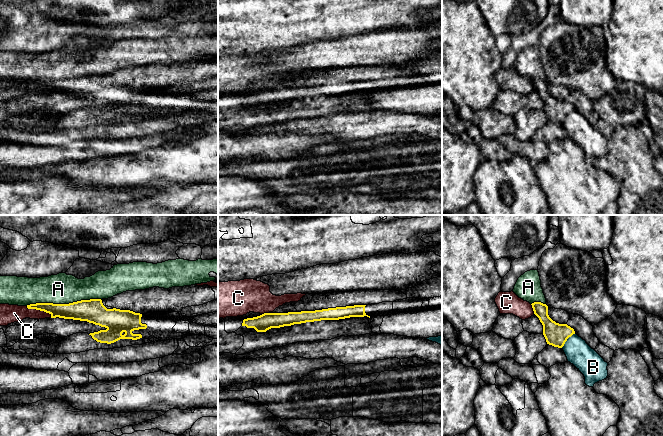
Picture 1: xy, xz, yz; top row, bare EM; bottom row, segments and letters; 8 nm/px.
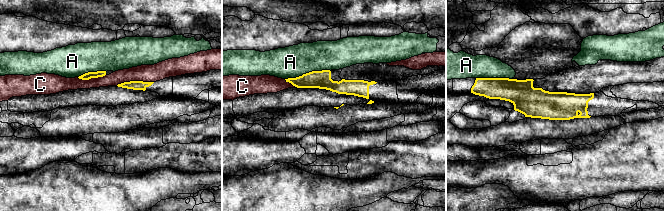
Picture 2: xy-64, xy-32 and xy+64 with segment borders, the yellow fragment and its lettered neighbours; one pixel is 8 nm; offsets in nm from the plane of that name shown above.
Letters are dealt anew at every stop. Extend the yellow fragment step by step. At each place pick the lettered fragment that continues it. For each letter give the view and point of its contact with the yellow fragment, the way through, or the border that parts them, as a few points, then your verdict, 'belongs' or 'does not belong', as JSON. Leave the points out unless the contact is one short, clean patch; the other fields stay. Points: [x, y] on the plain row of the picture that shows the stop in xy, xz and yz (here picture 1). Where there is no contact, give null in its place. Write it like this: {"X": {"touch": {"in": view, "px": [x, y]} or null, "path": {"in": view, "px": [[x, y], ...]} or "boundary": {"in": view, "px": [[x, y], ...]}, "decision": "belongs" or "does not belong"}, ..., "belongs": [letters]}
{"A": {"touch": {"in": "xy", "px": [63, 80]}, "decision": "does not belong"}, "B": {"touch": {"in": "yz", "px": [566, 116]}, "decision": "does not belong"}, "C": {"touch": {"in": "xy", "px": [39, 85]}, "decision": "does not belong"}, "belongs": []}

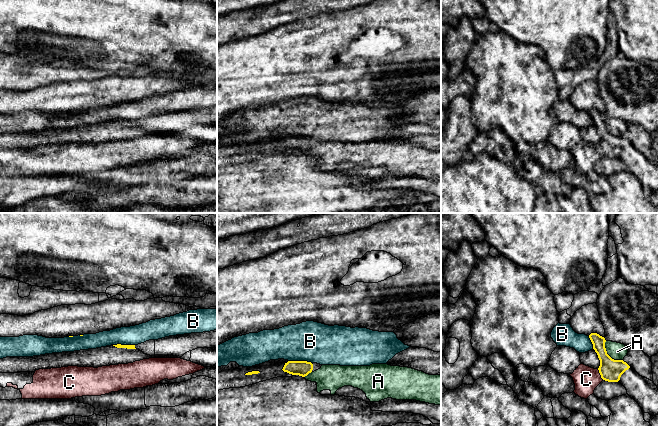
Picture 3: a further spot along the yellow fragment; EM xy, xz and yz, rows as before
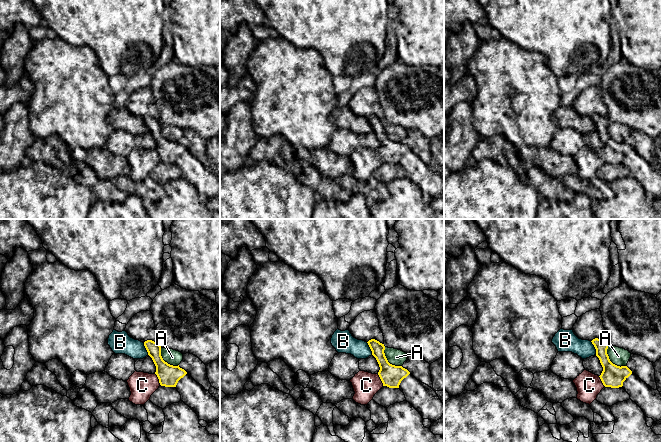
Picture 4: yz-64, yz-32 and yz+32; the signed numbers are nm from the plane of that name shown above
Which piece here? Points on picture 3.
{"A": {"touch": {"in": "yz", "px": [608, 131]}, "decision": "does not belong"}, "B": {"touch": {"in": "xz", "px": [300, 137]}, "decision": "does not belong"}, "C": {"touch": {"in": "yz", "px": [600, 150]}, "decision": "does not belong"}, "belongs": []}

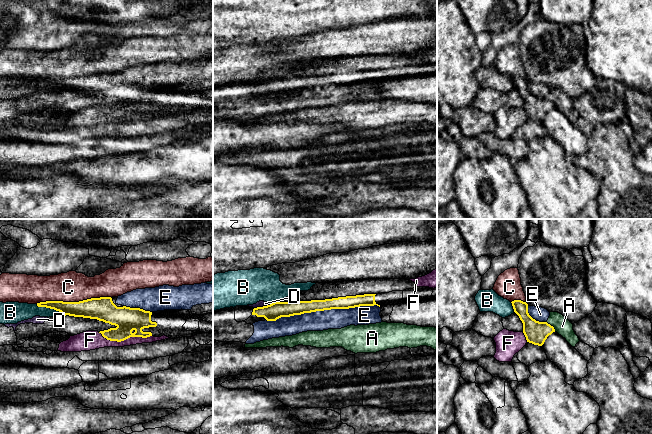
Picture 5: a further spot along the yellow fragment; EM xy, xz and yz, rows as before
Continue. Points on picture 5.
{"A": {"touch": {"in": "yz", "px": [552, 102]}, "decision": "does not belong"}, "B": {"touch": {"in": "xy", "px": [49, 83]}, "decision": "does not belong"}, "C": {"touch": {"in": "xy", "px": [73, 78]}, "decision": "does not belong"}, "D": {"touch": {"in": "xz", "px": [263, 82]}, "boundary": {"in": "xz", "px": [[272, 79], [254, 84]]}, "decision": "does not belong"}, "E": {"touch": {"in": "xz", "px": [322, 86]}, "decision": "does not belong"}, "F": {"touch": {"in": "xy", "px": [125, 115]}, "decision": "does not belong"}, "belongs": []}

